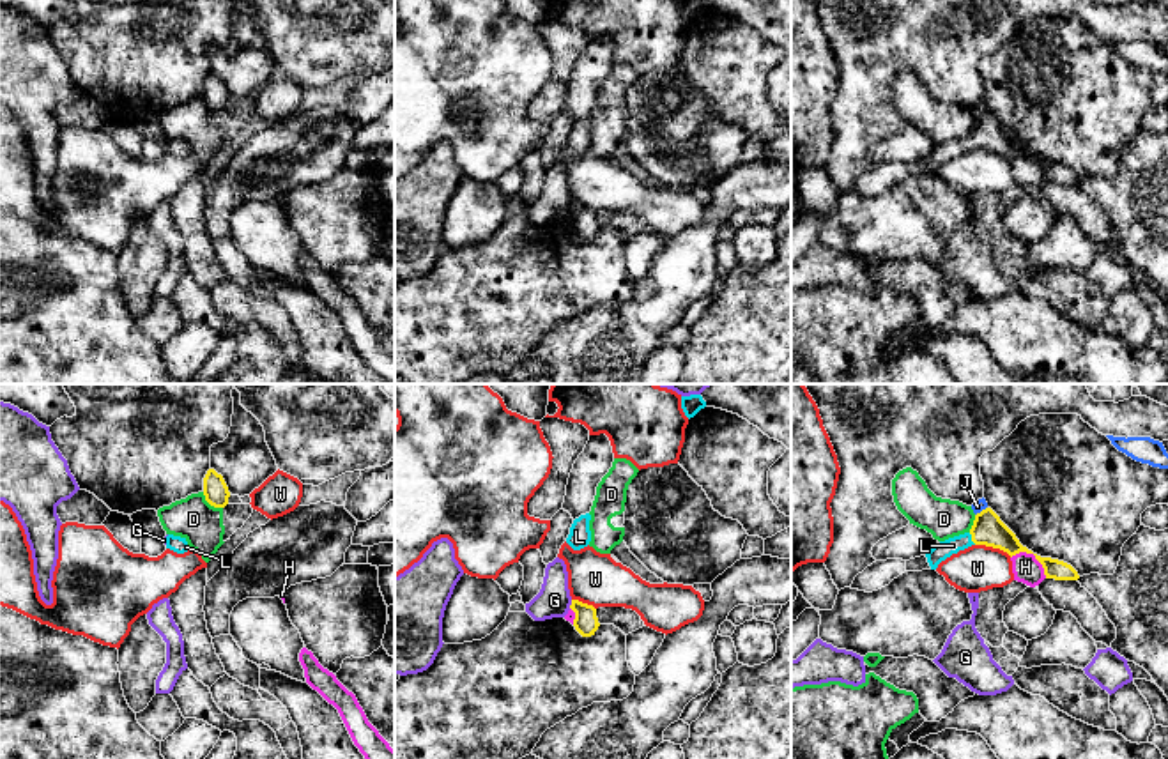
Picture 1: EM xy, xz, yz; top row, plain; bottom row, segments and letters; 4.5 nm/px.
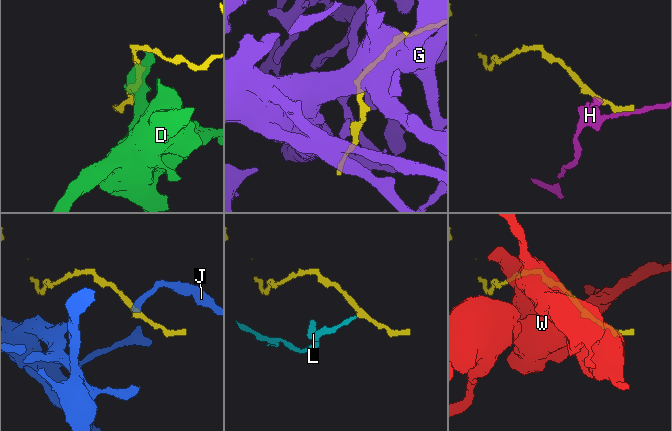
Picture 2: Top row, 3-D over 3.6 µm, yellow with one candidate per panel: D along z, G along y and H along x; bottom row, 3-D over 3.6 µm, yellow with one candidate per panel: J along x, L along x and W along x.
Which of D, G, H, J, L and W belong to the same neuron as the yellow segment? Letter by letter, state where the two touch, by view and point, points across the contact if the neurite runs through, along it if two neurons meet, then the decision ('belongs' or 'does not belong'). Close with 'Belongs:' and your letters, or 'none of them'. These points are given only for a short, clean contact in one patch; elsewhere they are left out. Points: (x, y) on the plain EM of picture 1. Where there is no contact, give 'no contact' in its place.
D: contact xy (211, 108); does not belong
G: contact xz (572, 207); does not belong
H: contact yz (1034, 158); border yz (1011, 160), (1030, 156), (1046, 181); does not belong
J: contact yz (983, 114); border yz (986, 110), (975, 119); does not belong
L: contact yz (972, 142); way yz (988, 133), (972, 142), (952, 149); belongs
W: contact yz (993, 151); does not belong
Belongs: L

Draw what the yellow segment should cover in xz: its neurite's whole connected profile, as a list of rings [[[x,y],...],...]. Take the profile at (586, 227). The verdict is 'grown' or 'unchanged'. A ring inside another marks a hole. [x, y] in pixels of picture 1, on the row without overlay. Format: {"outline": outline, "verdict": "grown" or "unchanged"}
{"outline": [[[572,203],[570,212],[575,216],[573,230],[582,241],[591,241],[598,234],[600,226],[596,212],[593,209]]], "verdict": "unchanged"}

